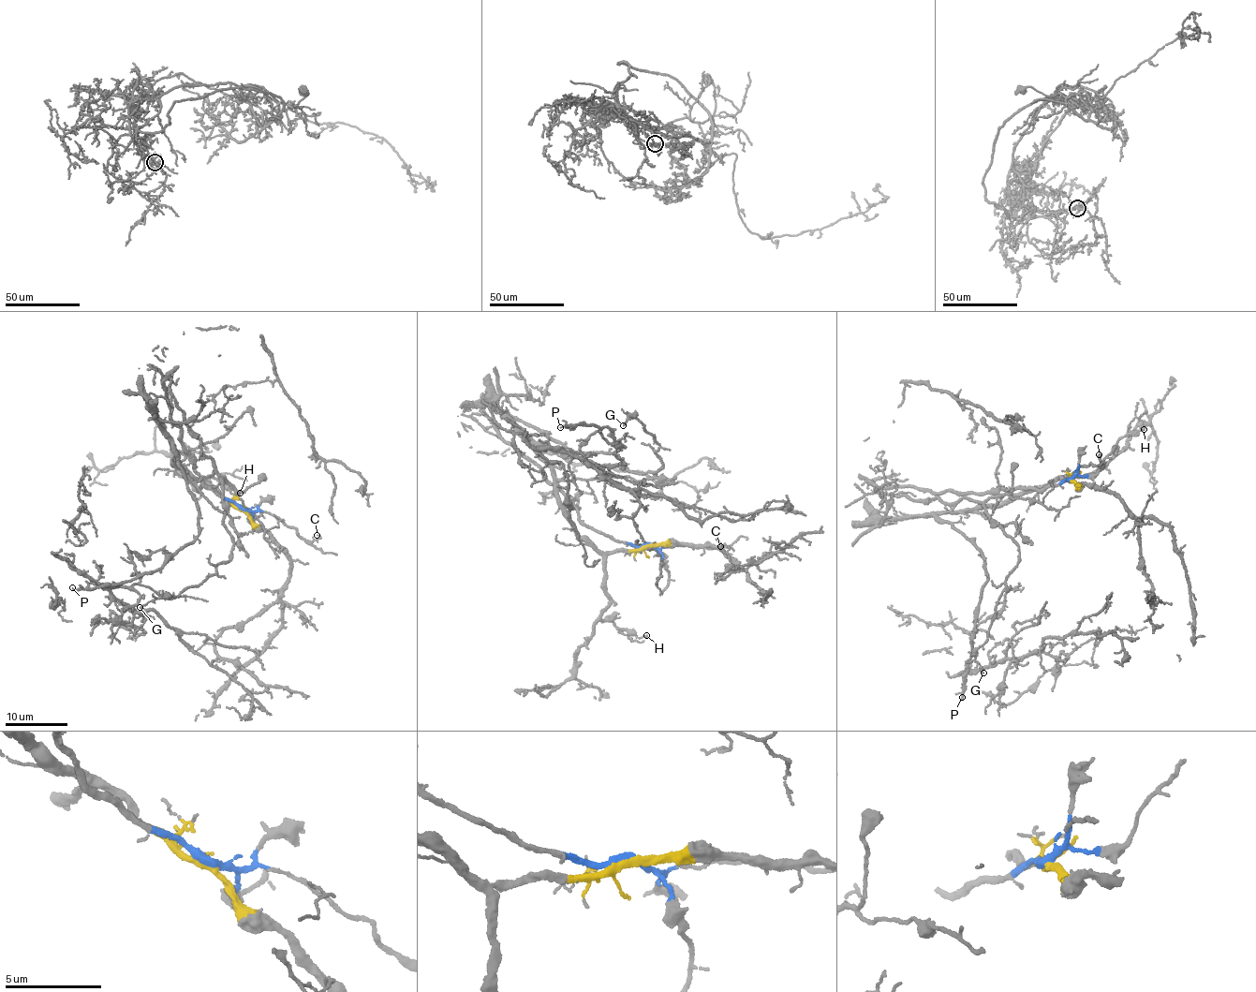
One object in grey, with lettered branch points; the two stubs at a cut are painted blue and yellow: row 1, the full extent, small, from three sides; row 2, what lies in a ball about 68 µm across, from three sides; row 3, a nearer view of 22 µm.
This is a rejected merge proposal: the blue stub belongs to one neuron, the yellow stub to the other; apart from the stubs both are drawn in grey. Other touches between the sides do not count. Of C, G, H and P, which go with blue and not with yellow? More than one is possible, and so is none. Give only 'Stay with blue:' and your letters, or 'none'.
Stay with blue: C, G

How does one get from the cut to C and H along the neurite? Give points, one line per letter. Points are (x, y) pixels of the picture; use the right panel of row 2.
C: (1071, 480), (1078, 473), (1077, 468), (1081, 466), (1100, 464), (1100, 454)
H: (1071, 481), (1060, 478), (1086, 477), (1112, 457), (1117, 448), (1116, 442), (1132, 432), (1144, 429)

